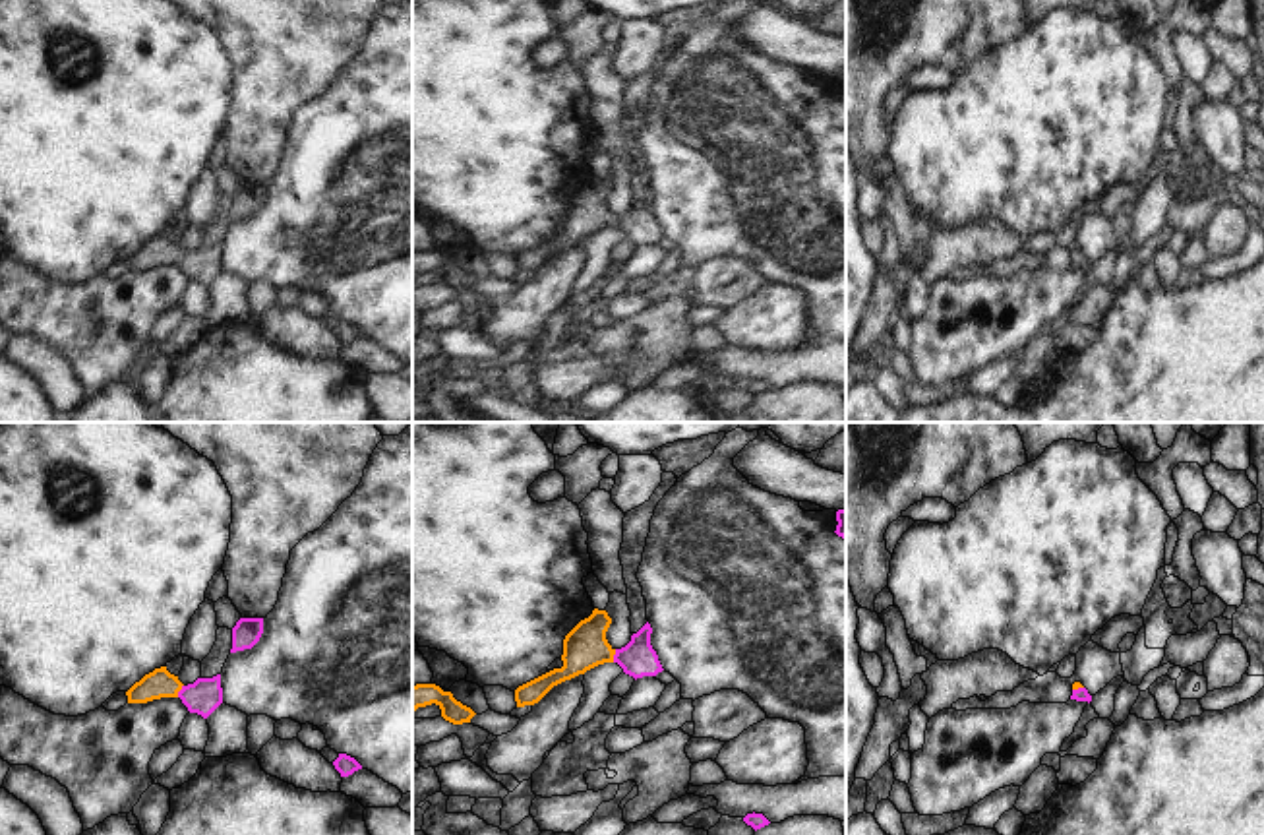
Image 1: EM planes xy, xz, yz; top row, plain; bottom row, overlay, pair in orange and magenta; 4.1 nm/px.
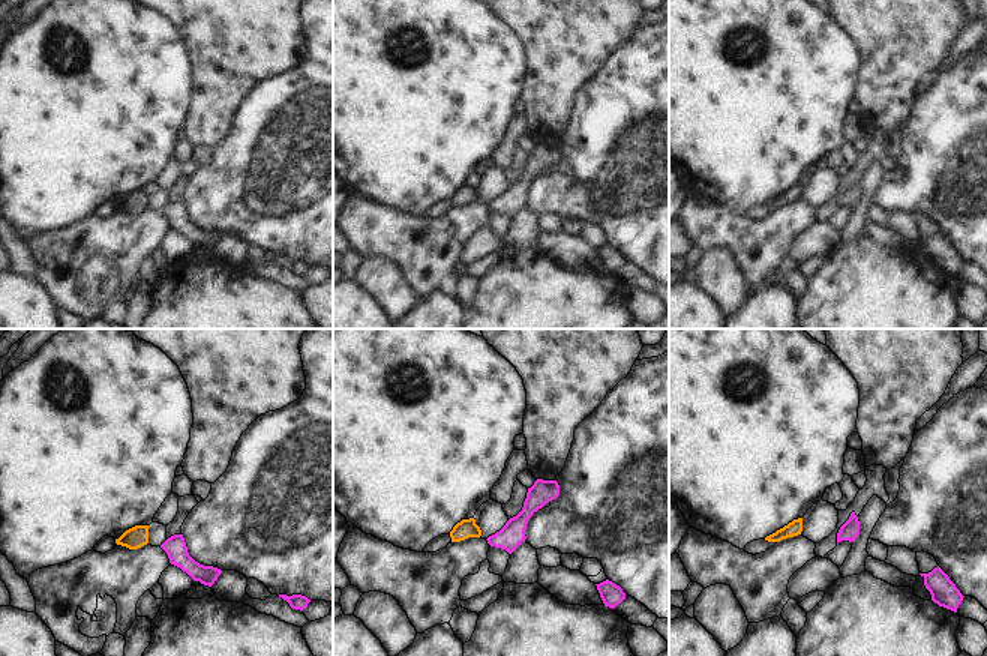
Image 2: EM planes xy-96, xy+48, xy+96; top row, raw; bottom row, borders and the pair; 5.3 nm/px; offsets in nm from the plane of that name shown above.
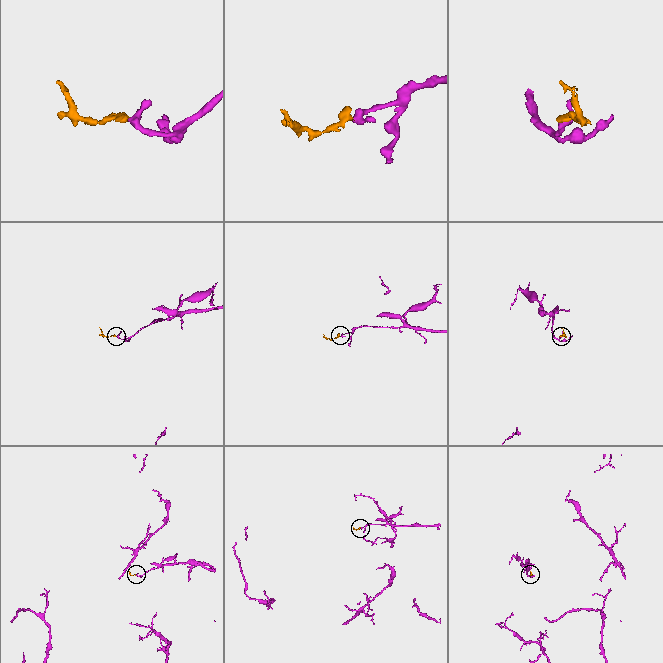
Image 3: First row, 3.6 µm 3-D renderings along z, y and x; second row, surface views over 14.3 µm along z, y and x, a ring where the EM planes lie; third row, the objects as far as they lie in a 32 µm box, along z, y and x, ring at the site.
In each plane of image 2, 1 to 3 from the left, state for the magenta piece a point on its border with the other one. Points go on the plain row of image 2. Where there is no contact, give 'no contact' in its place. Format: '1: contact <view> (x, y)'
1: no contact
2: no contact
3: no contact

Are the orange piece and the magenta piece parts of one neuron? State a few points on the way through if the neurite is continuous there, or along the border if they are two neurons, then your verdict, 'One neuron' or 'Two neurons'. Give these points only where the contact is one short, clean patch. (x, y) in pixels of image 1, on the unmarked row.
Path across: xz (585, 212), (614, 219), (637, 225). One neuron

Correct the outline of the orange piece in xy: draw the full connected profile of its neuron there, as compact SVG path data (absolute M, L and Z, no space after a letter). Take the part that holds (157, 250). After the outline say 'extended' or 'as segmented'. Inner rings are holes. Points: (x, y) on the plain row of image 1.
M166 232L155 234L135 248L128 258L128 269L147 269L161 263L180 263L190 279L207 285L223 269L221 240L197 244L184 252Z | extended

